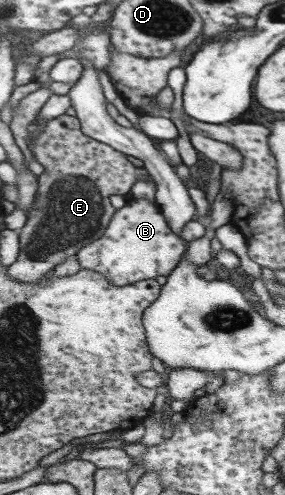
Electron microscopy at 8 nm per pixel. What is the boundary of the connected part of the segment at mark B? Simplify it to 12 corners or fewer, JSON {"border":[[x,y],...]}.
{"border":[[130,198],[82,268],[118,286],[168,277],[188,244],[159,205]]}

